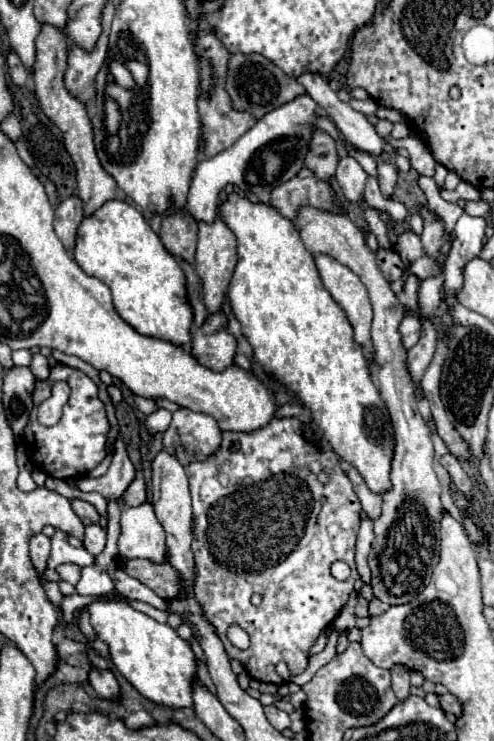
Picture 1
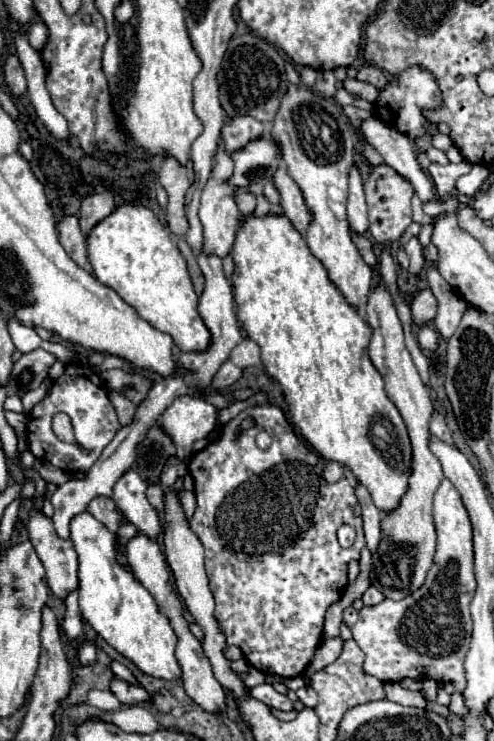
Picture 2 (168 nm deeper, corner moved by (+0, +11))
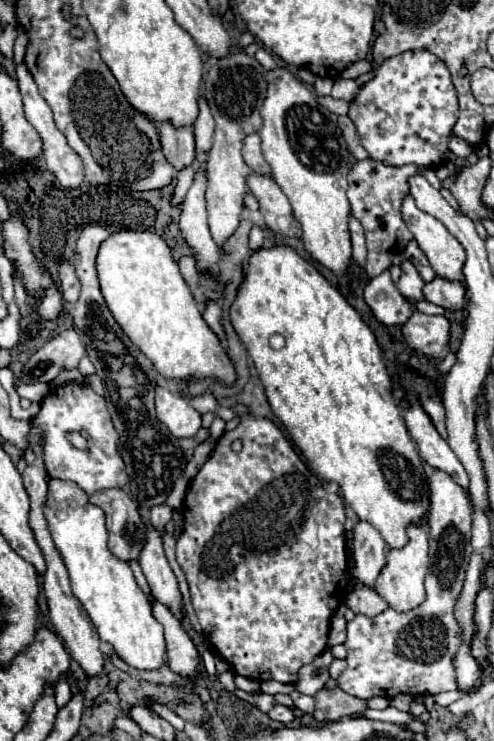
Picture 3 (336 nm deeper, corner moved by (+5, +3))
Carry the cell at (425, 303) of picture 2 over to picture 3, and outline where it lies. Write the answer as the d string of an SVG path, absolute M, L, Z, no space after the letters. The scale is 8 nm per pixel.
M438 275L434 277L434 281L424 285L426 301L440 305L448 311L464 309L464 305L466 305L464 293L466 293L466 289L460 281L446 281L444 277L438 277Z

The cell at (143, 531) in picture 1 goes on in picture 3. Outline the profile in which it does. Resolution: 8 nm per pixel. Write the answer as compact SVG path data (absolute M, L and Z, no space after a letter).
M158 601L152 605L152 613L154 613L156 621L162 623L162 627L164 627L170 669L174 669L178 675L196 679L194 675L200 665L200 659L198 659L198 651L196 651L192 639L182 629L182 623Z

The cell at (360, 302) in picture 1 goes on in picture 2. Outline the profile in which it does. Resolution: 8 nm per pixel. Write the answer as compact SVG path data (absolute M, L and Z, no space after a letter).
M289 85L273 121L271 137L281 143L281 155L287 163L287 171L301 187L305 203L313 213L313 223L305 237L311 253L325 265L329 279L341 291L345 301L359 309L369 299L373 271L361 259L347 229L347 171L353 165L355 155L355 129L351 127L349 117L335 101L313 95L305 87L297 89Z

